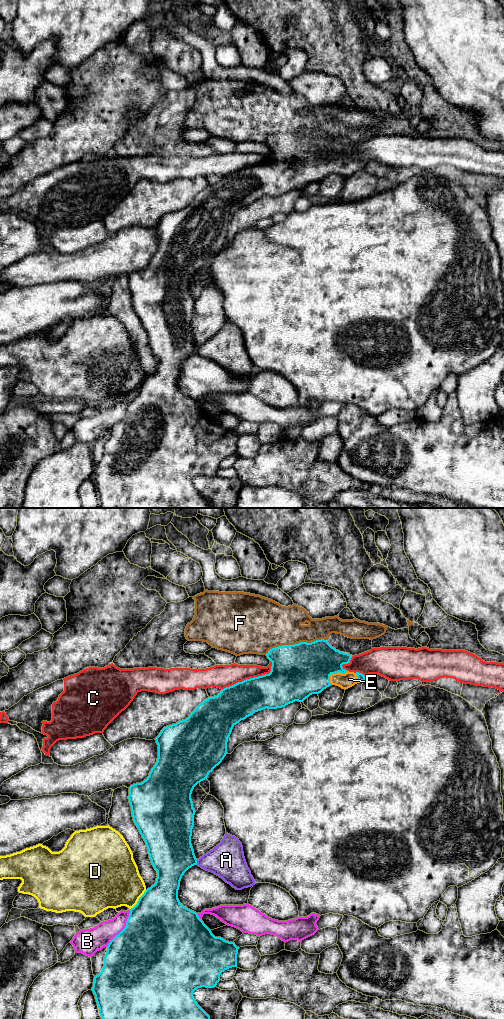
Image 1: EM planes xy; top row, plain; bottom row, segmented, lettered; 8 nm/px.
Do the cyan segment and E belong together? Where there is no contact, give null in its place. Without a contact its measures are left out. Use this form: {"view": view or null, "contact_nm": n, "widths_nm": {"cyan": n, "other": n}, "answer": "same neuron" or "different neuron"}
{"view": "xy", "contact_nm": 180, "widths_nm": {"cyan": 420, "other": 120}, "answer": "same neuron"}

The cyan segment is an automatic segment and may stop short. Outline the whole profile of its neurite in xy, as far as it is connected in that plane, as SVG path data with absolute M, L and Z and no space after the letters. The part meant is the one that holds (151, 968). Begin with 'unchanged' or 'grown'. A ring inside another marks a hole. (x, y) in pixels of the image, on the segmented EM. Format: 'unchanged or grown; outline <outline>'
grown; outline M327 640L300 642L272 648L266 654L272 662L269 674L246 679L226 687L214 697L208 697L185 720L164 727L156 737L158 758L149 776L129 787L132 817L144 839L157 878L130 909L125 928L108 944L102 971L94 977L92 991L101 1019L210 1019L198 1005L193 992L201 987L214 988L225 970L237 967L238 949L234 942L215 937L198 914L184 907L178 899L180 881L197 859L191 844L195 809L191 794L194 787L207 779L227 754L227 742L233 727L241 720L263 709L277 709L295 701L303 702L312 694L319 694L331 685L348 689L364 683L365 675L349 672L342 665L350 663L352 655L340 652Z

